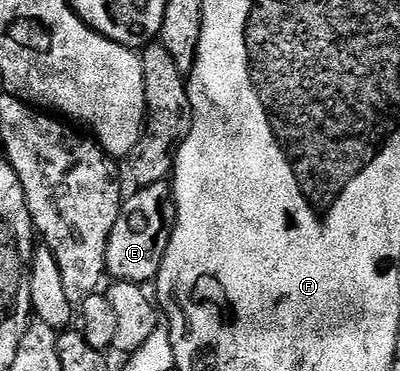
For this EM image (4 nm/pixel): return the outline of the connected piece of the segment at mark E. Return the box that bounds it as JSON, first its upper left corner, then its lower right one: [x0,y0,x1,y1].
[105,182,177,285]

